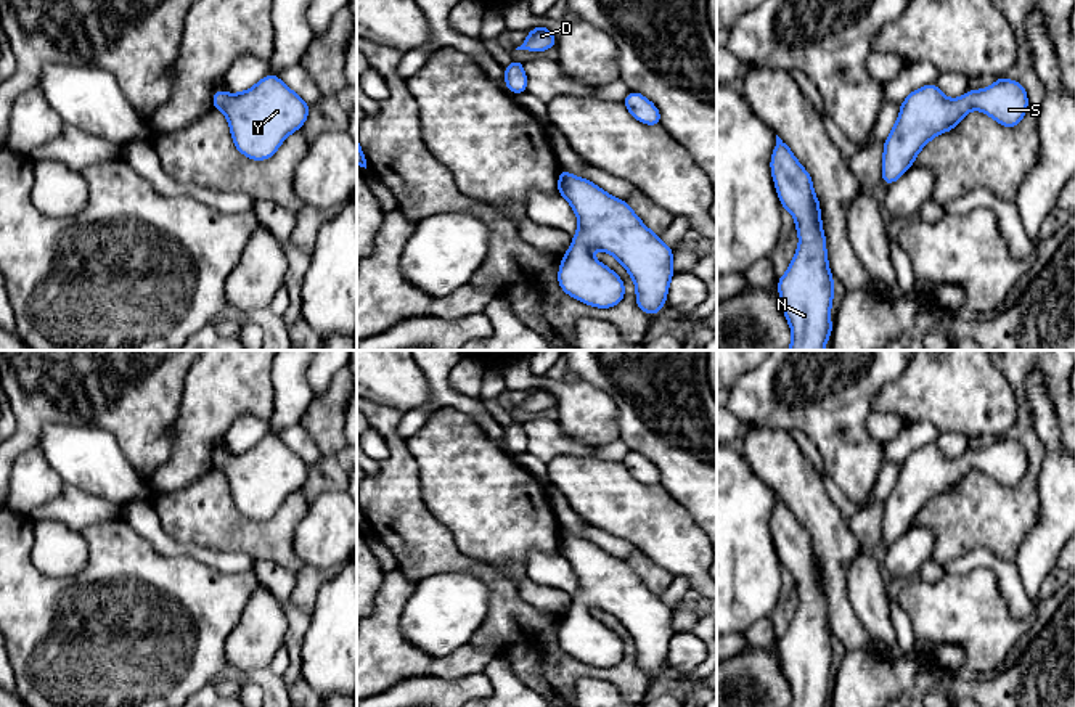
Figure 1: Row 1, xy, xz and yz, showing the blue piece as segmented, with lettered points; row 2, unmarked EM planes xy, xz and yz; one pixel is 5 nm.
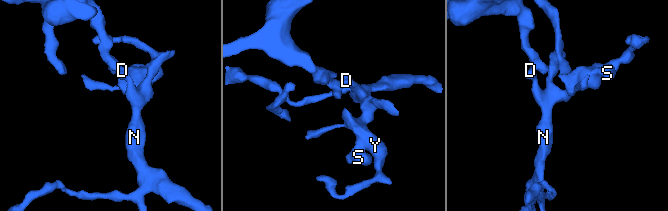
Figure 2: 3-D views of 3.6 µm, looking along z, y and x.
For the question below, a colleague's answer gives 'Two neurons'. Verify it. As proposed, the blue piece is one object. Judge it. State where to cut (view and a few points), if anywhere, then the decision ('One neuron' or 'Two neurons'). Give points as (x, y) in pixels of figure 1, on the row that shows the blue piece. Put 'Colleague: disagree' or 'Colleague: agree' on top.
Colleague: disagree
No split. One neuron

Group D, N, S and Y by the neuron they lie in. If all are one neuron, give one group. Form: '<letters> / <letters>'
D N S Y

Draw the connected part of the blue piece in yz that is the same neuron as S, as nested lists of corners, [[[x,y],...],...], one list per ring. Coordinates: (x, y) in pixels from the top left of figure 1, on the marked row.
[[[1004,77],[954,100],[946,98],[935,84],[911,92],[900,104],[898,121],[884,141],[882,182],[897,182],[934,137],[954,129],[969,111],[982,111],[1003,127],[1016,127],[1027,106],[1024,85]]]

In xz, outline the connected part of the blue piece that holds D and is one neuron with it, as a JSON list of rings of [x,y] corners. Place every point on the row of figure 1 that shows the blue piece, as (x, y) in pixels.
[[[545,24],[532,29],[521,47],[516,50],[527,51],[545,51],[548,48],[556,47],[558,40],[551,31],[545,27]]]

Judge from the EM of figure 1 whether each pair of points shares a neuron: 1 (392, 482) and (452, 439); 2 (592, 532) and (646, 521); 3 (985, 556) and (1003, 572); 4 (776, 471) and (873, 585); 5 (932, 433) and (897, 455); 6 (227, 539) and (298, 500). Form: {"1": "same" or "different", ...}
{"1": "different", "2": "different", "3": "same", "4": "different", "5": "same", "6": "same"}

